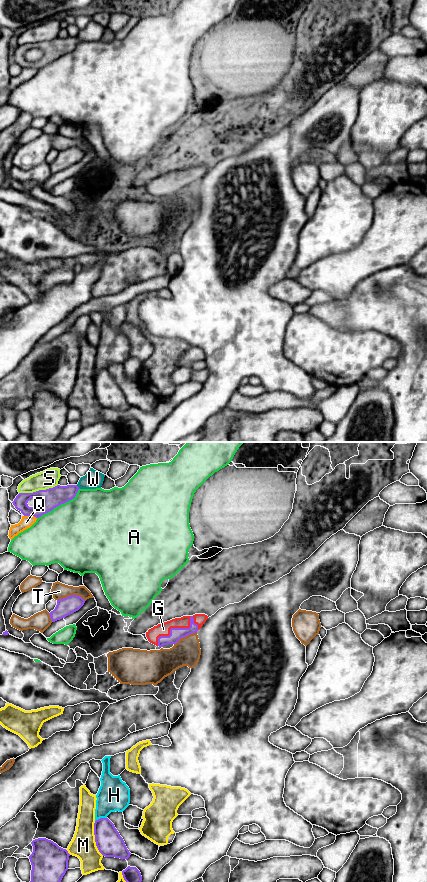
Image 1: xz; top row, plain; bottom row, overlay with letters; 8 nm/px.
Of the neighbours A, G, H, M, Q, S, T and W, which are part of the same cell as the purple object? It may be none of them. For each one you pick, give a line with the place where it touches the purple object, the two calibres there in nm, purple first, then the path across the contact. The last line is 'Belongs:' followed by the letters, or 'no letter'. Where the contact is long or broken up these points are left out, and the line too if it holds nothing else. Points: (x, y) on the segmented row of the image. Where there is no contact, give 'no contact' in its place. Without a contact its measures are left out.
G: contact xz (174, 628); calibres 100 and 110 nm
Belongs: G

